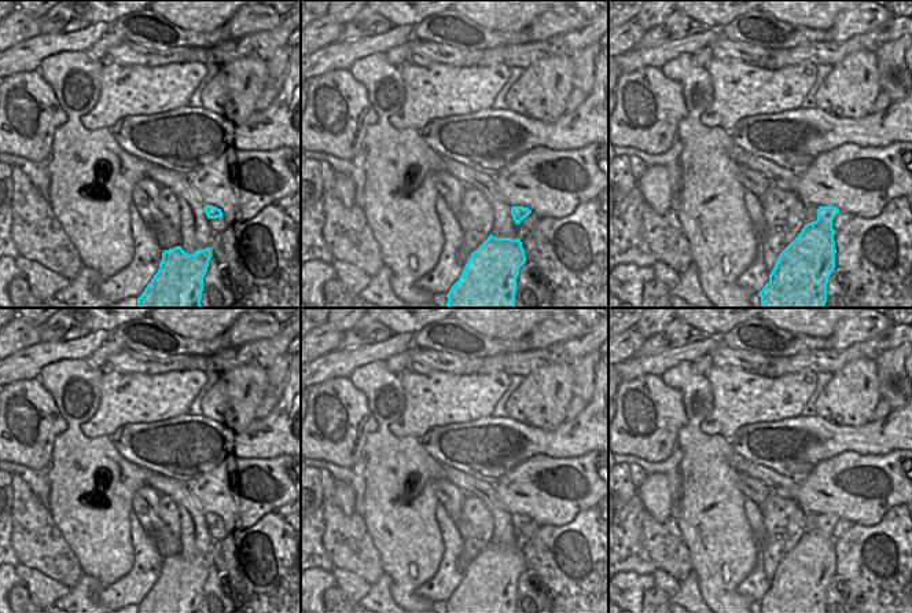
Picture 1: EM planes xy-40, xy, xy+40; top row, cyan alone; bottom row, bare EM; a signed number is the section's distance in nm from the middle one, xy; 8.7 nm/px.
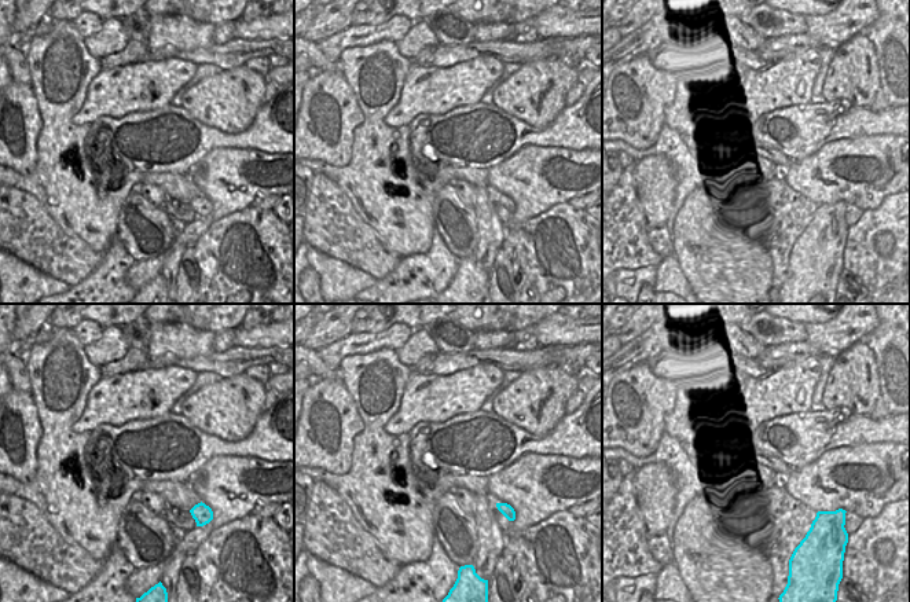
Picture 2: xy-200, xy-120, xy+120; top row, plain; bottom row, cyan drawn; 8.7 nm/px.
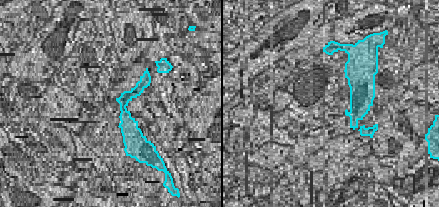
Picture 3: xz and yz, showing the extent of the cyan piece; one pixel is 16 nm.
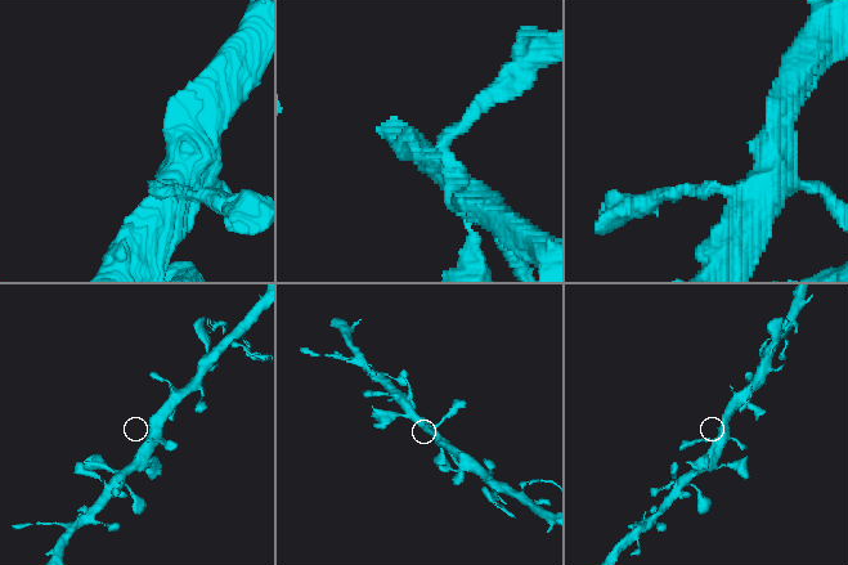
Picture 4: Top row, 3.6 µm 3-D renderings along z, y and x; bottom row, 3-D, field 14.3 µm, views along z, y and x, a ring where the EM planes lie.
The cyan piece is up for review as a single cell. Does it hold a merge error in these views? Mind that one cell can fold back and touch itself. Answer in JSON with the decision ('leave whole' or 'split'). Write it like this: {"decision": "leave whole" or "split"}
{"decision": "leave whole"}

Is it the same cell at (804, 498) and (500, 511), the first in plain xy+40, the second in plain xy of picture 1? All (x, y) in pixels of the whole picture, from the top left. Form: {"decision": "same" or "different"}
{"decision": "different"}

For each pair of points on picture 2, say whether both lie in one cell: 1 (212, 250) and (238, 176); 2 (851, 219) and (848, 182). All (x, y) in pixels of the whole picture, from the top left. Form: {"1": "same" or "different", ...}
{"1": "different", "2": "different"}

